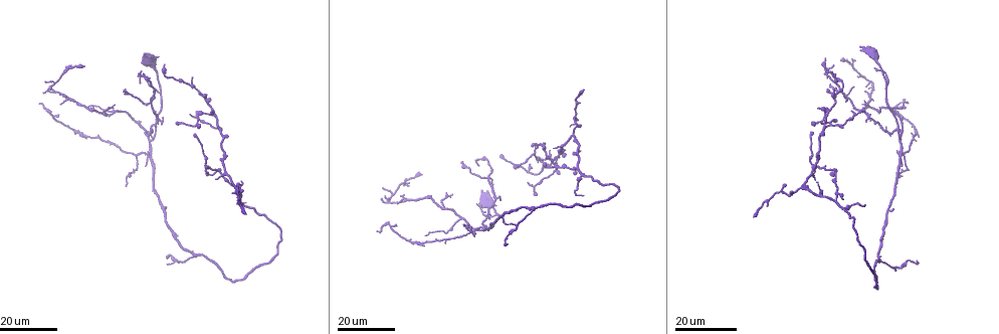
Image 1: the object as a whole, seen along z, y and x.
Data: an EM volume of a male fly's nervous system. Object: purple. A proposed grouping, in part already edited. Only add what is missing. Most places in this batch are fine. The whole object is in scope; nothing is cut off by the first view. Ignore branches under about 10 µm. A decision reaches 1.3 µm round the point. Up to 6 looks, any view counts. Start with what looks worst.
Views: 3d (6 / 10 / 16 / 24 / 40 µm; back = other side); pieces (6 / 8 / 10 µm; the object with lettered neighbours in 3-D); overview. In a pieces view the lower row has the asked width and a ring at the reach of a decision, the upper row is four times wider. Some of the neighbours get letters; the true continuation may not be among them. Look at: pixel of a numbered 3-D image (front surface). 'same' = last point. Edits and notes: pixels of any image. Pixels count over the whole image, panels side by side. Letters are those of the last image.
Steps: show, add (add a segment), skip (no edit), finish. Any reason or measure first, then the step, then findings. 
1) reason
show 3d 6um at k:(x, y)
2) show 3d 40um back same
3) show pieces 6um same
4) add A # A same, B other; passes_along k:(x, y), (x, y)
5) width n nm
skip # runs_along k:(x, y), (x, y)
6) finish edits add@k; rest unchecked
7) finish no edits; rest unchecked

free end
show 3d 16um at 1:(477, 205)

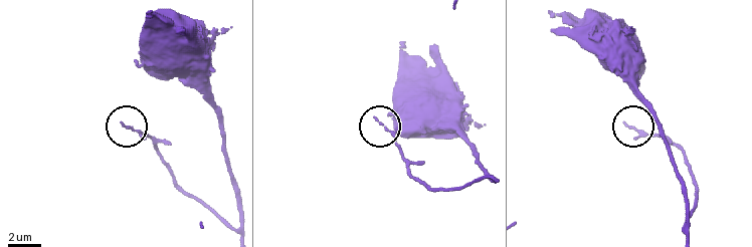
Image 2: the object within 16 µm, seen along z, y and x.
show pieces 8um at 2:(122, 123)

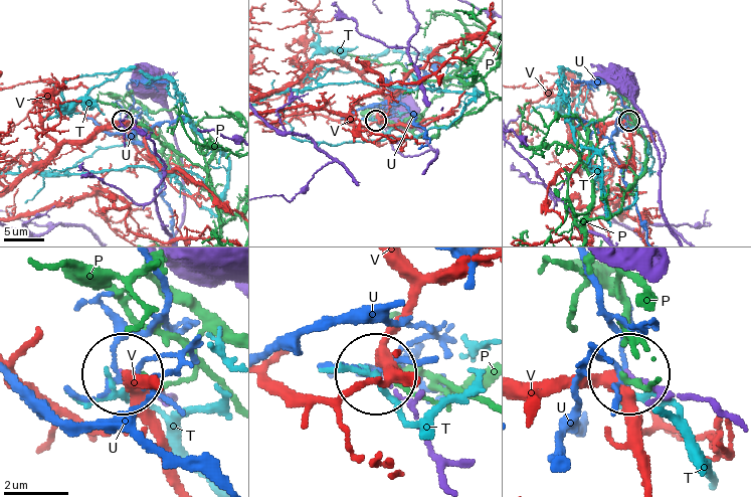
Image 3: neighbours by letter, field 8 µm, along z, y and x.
skip # P other, T other, U other, V other; none of them fits

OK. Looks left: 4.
free end
show 3d 16um at 1:(38, 102)

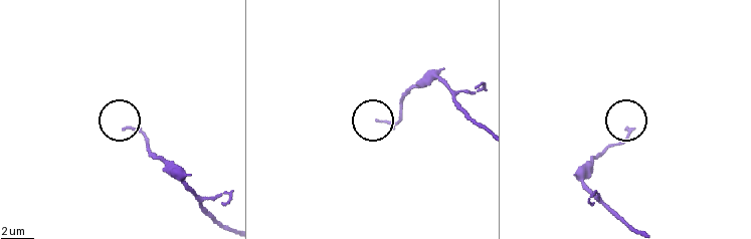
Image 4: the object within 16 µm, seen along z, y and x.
show pieces 8um at 4:(377, 122)

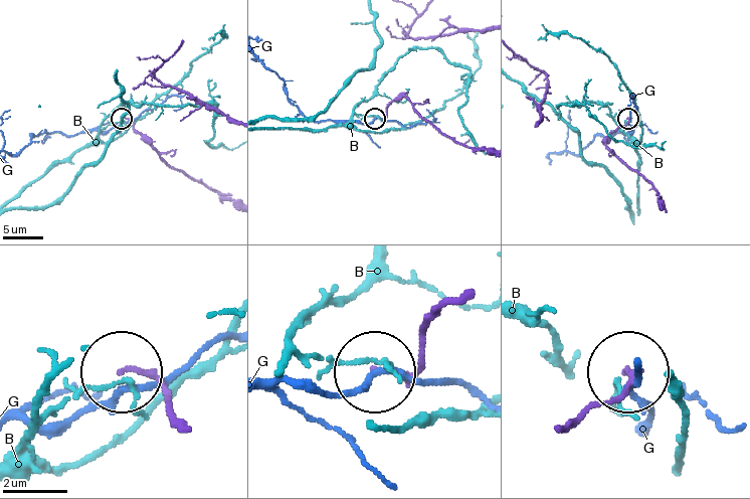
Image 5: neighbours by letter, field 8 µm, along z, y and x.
width 120 nm
skip # B other, G other; runs_along 5:(572, 425), (620, 392), (629, 367); no lettered segment goes on from it

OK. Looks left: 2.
tapers out
show 3d 16um at 1:(128, 185)

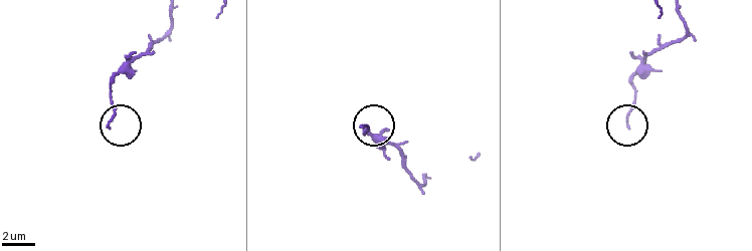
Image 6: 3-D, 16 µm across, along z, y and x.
show pieces 6um at 6:(629, 125)

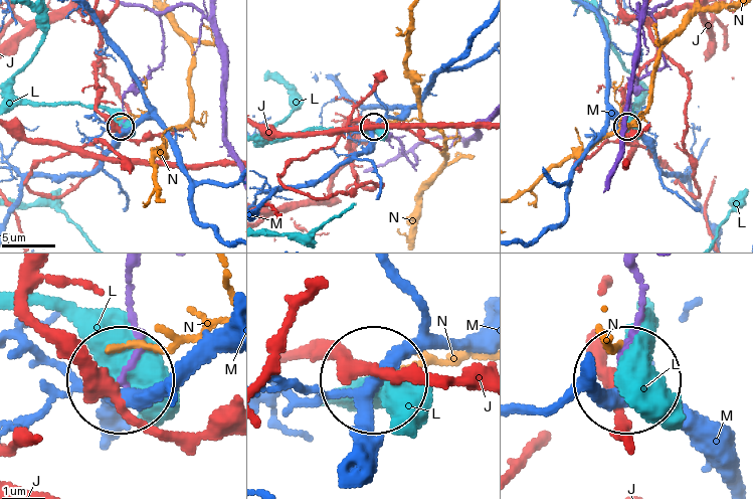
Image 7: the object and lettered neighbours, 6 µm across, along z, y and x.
skip # J other, L other, M other, N other; runs_along 7:(129, 279), (129, 372); none of them fits

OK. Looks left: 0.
finish no edits; rest unchecked

